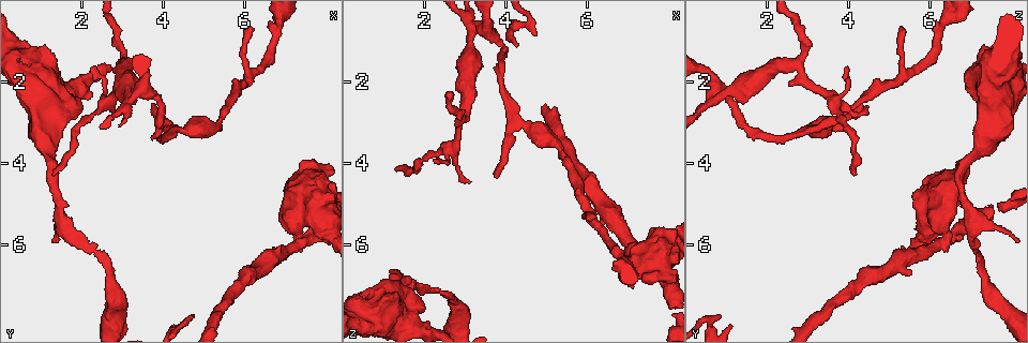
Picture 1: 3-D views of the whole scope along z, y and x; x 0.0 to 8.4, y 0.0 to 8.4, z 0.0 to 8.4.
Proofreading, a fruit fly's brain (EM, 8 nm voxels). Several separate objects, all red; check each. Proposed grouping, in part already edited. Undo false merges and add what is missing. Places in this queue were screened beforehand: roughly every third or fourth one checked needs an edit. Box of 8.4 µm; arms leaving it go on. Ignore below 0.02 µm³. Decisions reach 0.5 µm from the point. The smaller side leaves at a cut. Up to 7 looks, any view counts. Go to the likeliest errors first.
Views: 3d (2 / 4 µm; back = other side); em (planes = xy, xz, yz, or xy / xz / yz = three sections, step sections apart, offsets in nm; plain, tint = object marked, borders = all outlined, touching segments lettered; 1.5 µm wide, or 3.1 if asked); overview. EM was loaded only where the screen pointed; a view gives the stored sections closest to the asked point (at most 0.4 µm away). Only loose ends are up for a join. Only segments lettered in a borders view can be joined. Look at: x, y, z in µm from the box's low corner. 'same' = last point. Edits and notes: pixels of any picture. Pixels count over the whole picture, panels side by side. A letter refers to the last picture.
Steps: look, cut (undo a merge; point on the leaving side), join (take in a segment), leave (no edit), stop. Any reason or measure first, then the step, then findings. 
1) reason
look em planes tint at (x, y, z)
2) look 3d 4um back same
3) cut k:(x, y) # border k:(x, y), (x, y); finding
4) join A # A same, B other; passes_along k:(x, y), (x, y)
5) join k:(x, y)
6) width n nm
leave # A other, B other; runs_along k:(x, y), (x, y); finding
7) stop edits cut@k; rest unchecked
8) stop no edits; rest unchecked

branch point
look 3d 2um at (7.30, 5.85, 6.40)

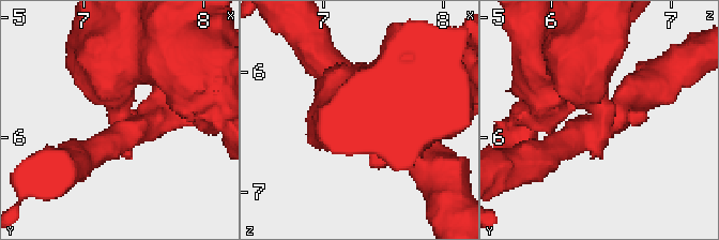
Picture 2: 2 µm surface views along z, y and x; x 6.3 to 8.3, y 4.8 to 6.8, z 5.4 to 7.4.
arms 3; arm_widths 300, 300, 480 nm
look em planes borders at (7.36, 5.82, 6.40)

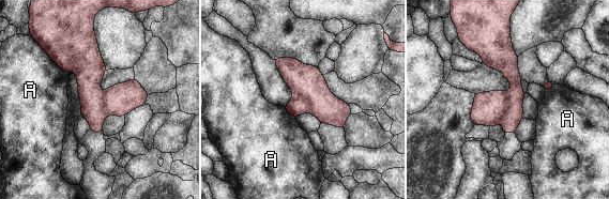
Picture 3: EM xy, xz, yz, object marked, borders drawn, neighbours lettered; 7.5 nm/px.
cut 3:(489, 108) # A other; border 3:(507, 92), (509, 108), (501, 120); a second cell is stuck on

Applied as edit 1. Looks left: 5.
look overview

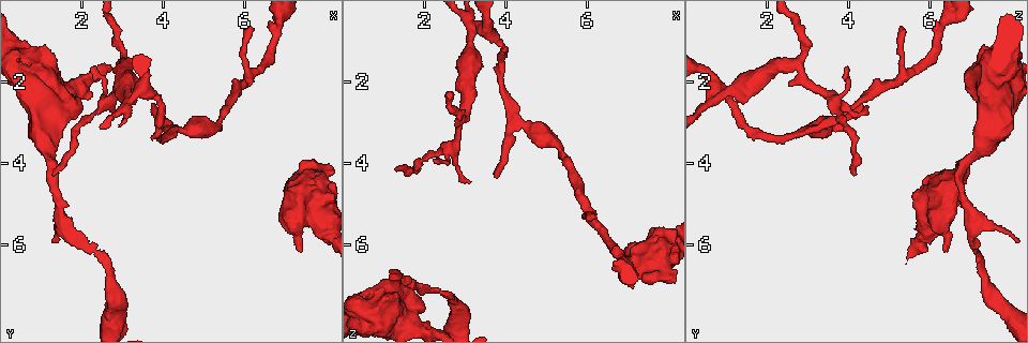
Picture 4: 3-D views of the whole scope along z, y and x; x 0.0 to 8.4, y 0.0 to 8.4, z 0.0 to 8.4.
a narrow waist
look 3d 4um at (2.45, 6.20, 7.10)

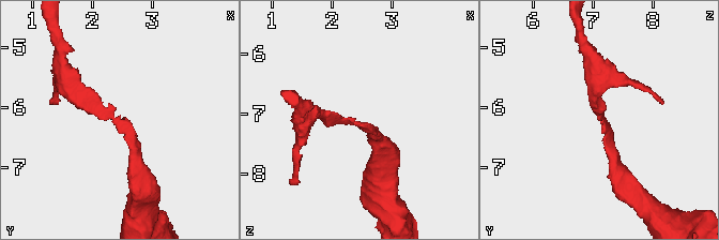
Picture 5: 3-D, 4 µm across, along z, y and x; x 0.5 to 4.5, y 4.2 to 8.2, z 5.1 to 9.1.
look em xz step 4 tint at (2.45, 6.20, 7.15)

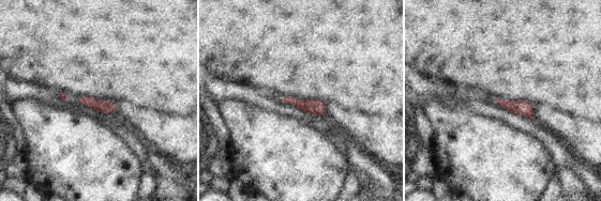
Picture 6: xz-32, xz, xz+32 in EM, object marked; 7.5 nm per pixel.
look em planes borders same

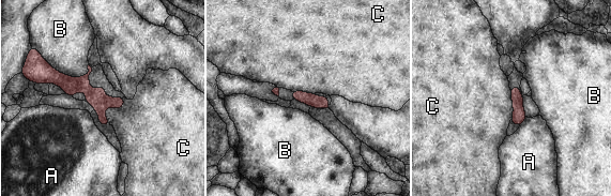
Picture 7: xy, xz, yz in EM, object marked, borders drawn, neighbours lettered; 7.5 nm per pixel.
leave # A other, B other, C other; border 7:(125, 100), (105, 109), (109, 123); one cell here

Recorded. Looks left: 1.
stop edits cut@3; rest unchecked

